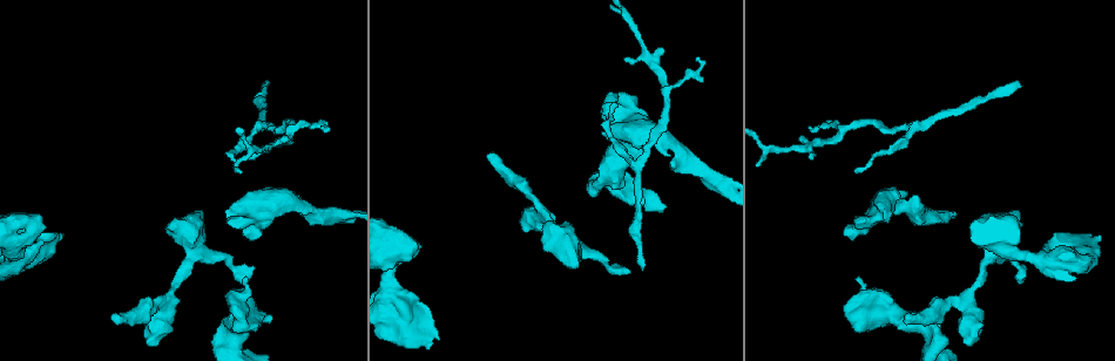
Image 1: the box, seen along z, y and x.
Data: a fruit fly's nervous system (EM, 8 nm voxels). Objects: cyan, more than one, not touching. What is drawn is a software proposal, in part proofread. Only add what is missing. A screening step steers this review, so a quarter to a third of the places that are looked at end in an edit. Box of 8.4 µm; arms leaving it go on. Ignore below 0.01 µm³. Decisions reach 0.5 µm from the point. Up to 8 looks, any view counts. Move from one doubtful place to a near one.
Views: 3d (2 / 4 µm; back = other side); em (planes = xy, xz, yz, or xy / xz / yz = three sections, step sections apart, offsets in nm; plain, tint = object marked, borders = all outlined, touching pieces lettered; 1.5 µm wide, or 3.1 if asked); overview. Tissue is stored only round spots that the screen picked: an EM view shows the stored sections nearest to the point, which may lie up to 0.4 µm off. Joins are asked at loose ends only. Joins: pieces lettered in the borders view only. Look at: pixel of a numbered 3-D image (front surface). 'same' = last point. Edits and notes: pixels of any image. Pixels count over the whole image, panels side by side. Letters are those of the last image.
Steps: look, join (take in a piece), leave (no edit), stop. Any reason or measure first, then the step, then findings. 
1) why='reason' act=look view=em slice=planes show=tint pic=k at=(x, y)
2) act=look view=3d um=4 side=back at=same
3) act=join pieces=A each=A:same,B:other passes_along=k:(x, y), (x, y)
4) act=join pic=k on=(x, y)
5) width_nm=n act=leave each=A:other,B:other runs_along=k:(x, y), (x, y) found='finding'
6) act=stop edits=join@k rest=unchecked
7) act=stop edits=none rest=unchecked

why='thick end' act=look view=em slice=planes show=borders pic=1 at=(966, 344)

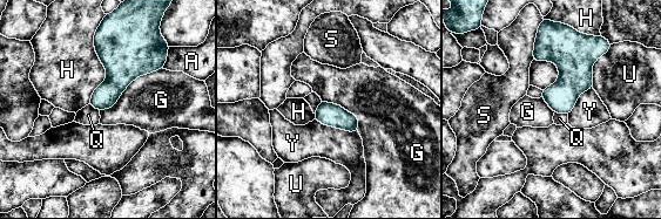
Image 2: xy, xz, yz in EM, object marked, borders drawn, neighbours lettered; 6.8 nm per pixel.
longest_contact=H:550nm act=leave each=A:other,G:other,H:other,Q:other,S:other,U:other,Y:other found='none of them fits'

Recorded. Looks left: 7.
why='free end' act=look view=3d um=4 pic=1 at=(844, 234)

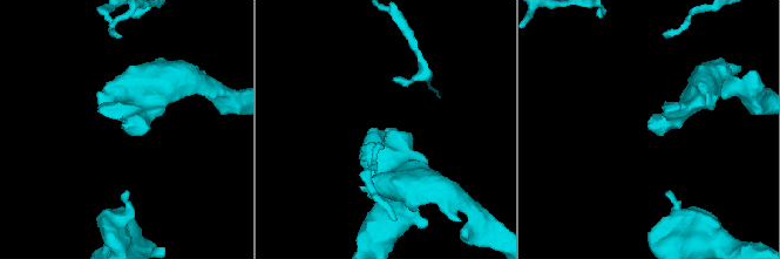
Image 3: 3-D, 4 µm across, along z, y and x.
why='need the tissue' act=look view=em slice=planes show=plain pic=3 at=(389, 129)

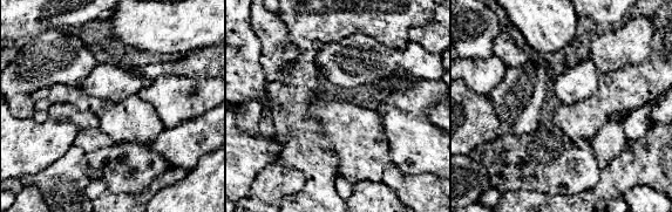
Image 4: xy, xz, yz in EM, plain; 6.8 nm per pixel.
act=look view=em slice=planes show=borders at=same

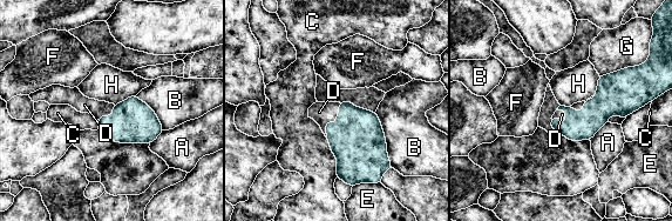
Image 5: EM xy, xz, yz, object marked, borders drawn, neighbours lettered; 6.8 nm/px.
act=join pieces=D each=A:other,B:other,C:other,D:same,E:other,F:other,G:other,H:other passes_along=5:(358, 141), (334, 125), (319, 112) found='the neuron continues'

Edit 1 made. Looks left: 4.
why='thin end' act=look view=3d um=4 side=back pic=1 at=(1023, 266)

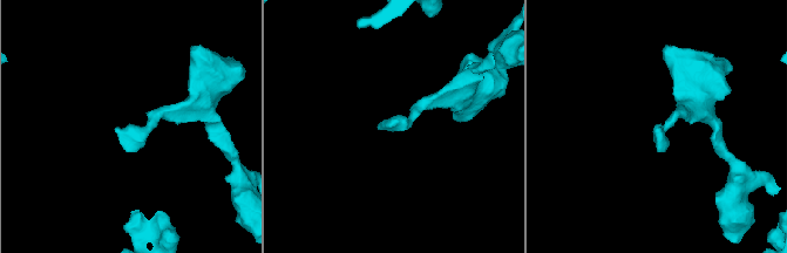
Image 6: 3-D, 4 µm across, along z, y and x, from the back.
act=look view=em slice=xz step=8 show=tint pic=6 at=(381, 127)

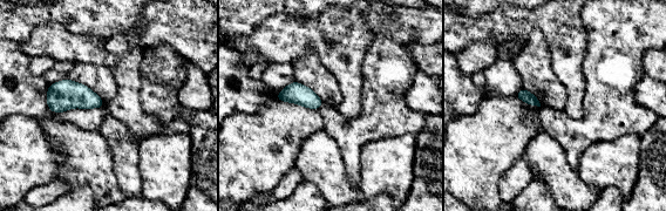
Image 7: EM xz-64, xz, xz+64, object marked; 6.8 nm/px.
why='another direction' act=look view=em slice=planes show=borders at=same

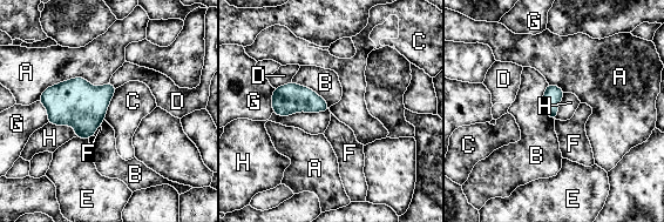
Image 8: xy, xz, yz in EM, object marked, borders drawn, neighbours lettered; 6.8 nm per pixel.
act=leave each=A:other,B:other,C:other,D:other,E:other,F:other,G:other,H:other border=8:(329, 109), (273, 113) found='no lettered piece goes on from it'

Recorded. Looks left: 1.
act=stop edits=join@5 rest=unchecked

